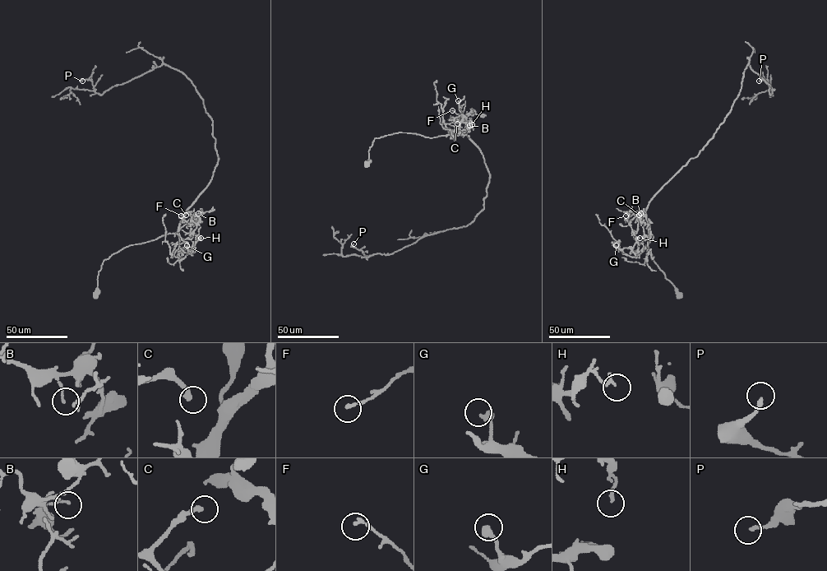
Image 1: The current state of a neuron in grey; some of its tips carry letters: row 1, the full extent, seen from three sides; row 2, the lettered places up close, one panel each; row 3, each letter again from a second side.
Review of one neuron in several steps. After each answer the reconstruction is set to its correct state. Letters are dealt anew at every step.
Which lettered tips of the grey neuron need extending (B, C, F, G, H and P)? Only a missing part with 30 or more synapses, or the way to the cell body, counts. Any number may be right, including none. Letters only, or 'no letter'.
no letter

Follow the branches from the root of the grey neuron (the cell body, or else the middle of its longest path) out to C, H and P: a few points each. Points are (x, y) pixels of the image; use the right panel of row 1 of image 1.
C: (678, 294), (653, 261), (648, 247), (653, 236), (643, 214), (638, 214), (636, 221), (639, 215)
H: (678, 294), (653, 261), (648, 247), (653, 238), (651, 234), (645, 248), (633, 251), (635, 239), (639, 238)
P: (678, 294), (648, 247), (646, 208), (713, 136), (749, 64), (770, 95), (769, 83), (759, 81)

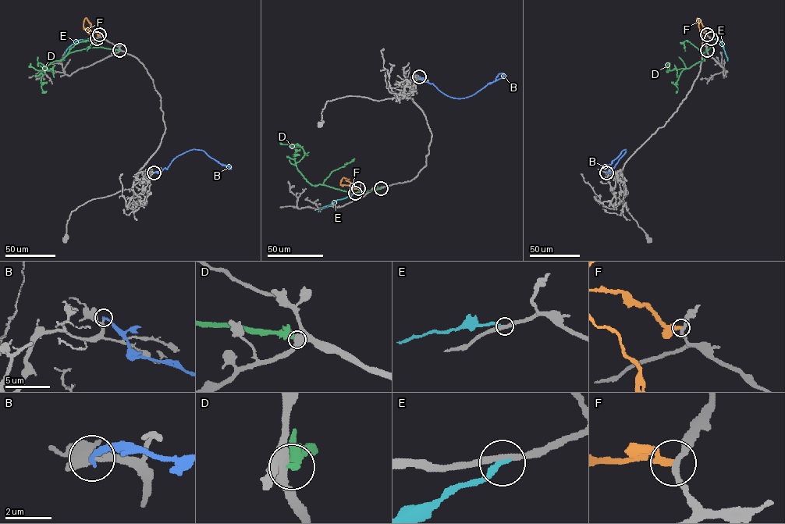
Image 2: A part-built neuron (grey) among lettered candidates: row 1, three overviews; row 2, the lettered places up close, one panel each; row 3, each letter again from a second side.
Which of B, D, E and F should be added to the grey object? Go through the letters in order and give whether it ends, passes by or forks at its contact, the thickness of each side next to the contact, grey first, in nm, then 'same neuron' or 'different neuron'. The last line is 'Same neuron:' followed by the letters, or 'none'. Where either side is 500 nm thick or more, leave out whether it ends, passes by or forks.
B: it ends there; 200 nm thick on the grey side, 200 nm on the other; different neuron
D: 550 nm thick on the grey side, 320 nm on the other; different neuron
E: it ends there; 280 nm thick on the grey side, 280 nm on the other; different neuron
F: it ends there; 260 nm thick on the grey side, 340 nm on the other; different neuron
Same neuron: none

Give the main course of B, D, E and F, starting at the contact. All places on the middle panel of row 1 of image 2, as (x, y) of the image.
B: (419, 76), (424, 81), (432, 83), (445, 94), (462, 98), (474, 94), (488, 83), (501, 78), (504, 73)
D: (381, 188), (348, 191), (312, 185), (296, 167), (296, 162), (304, 155), (303, 148), (282, 143)
E: (355, 193), (337, 199), (318, 211)
F: (358, 189), (340, 183), (344, 177), (353, 185), (353, 183)

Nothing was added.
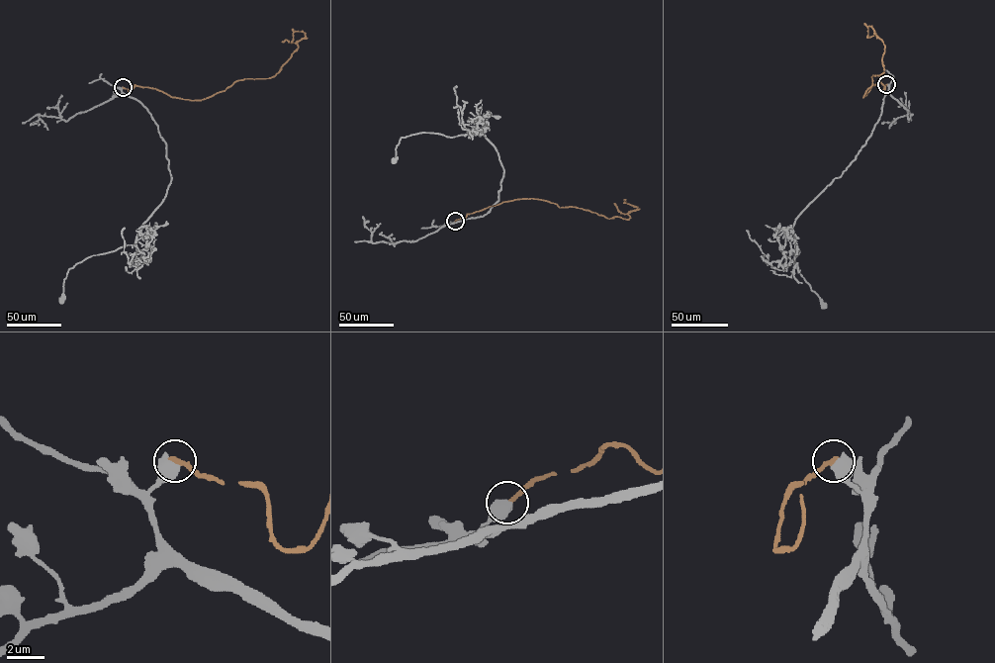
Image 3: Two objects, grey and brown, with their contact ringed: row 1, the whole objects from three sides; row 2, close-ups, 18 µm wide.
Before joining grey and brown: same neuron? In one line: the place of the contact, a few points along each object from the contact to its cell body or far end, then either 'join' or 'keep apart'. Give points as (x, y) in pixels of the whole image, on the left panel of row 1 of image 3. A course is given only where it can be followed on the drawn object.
at (123, 87); grey runs (123, 87), (157, 126), (171, 182), (135, 244), (91, 256), (68, 269), (62, 300); brown runs (123, 87), (131, 92), (135, 84), (201, 100), (238, 80), (275, 75), (305, 33), (295, 31), (291, 42); keep apart

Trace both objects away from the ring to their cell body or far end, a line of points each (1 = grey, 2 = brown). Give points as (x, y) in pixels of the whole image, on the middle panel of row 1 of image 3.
1: (455, 221), (483, 216), (498, 201), (503, 167), (486, 138), (477, 131), (418, 133), (401, 138), (395, 159)
2: (455, 221), (503, 202), (533, 198), (607, 218), (628, 219), (628, 213), (637, 207), (623, 202)

